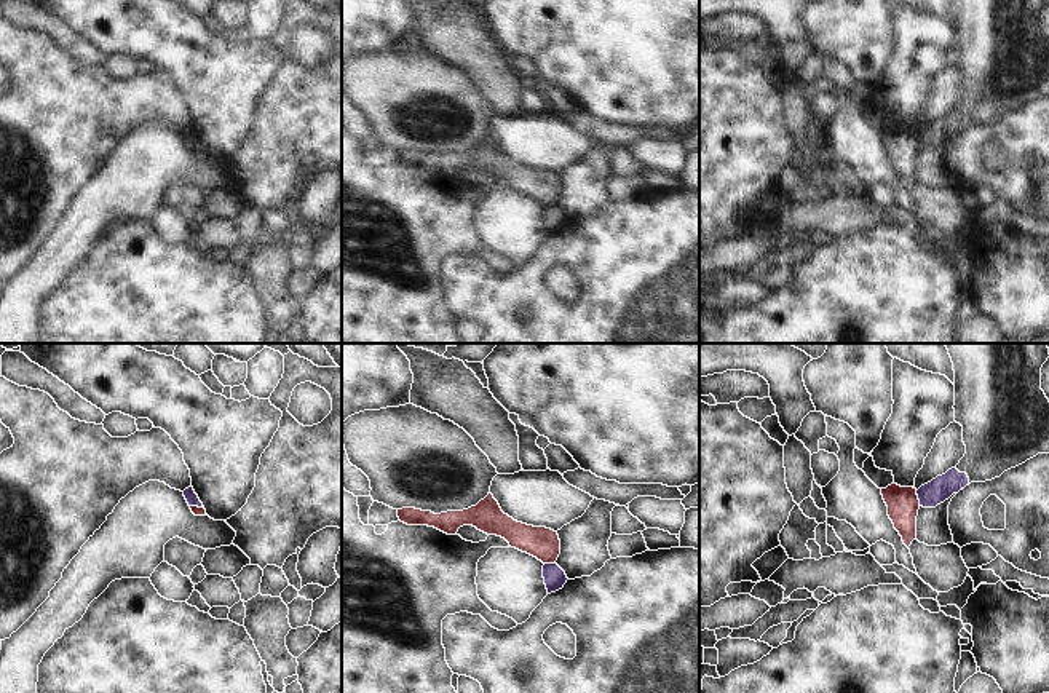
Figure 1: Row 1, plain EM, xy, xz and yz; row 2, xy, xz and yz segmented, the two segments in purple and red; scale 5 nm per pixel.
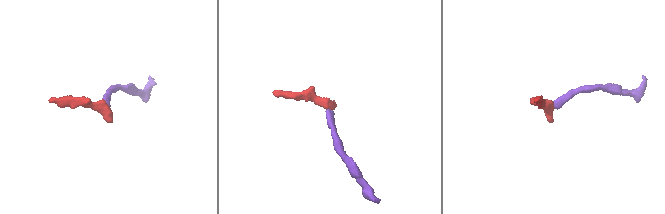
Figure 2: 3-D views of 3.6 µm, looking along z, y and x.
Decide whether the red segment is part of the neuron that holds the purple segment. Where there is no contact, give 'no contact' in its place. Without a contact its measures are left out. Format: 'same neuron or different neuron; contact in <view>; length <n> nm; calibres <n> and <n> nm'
different neuron; contact in yz; length 80 nm; calibres 120 and 160 nm

